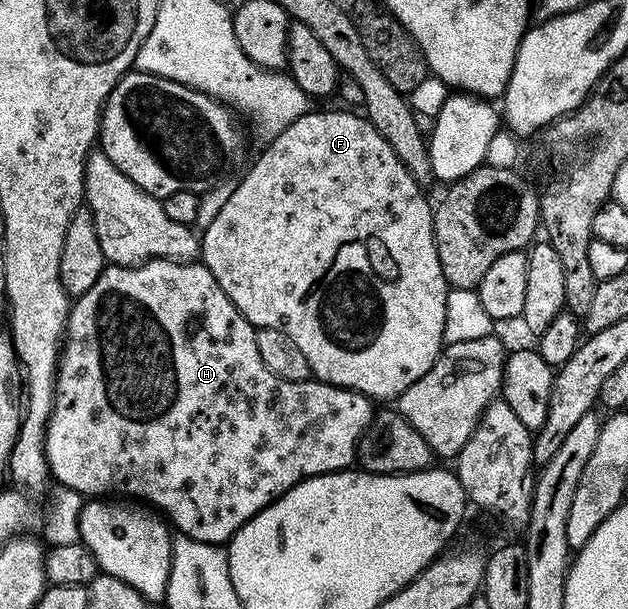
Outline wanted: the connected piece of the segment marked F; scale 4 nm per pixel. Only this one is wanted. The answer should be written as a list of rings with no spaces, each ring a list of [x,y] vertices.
[[[310,110],[295,122],[291,122],[291,126],[287,126],[287,130],[283,130],[278,136],[272,137],[266,143],[269,145],[258,154],[257,161],[249,168],[249,173],[238,184],[235,184],[231,198],[223,204],[223,210],[219,210],[219,214],[215,214],[215,222],[211,222],[211,226],[207,226],[200,233],[199,256],[211,270],[211,274],[215,274],[215,282],[219,282],[219,286],[223,286],[223,294],[227,294],[227,298],[231,298],[231,302],[253,323],[254,328],[283,330],[283,334],[287,334],[287,338],[291,338],[291,342],[295,342],[295,346],[299,346],[299,350],[303,350],[303,355],[307,357],[307,362],[311,366],[313,376],[316,379],[326,384],[335,384],[339,388],[350,388],[352,392],[362,392],[364,396],[377,402],[389,399],[389,401],[392,401],[394,398],[401,396],[403,390],[407,390],[407,386],[411,386],[411,382],[423,378],[423,374],[427,374],[427,370],[431,370],[431,366],[437,361],[437,357],[441,355],[441,349],[446,343],[444,324],[447,322],[447,302],[450,287],[443,278],[443,266],[439,262],[439,254],[435,246],[431,200],[429,204],[428,198],[421,193],[424,192],[422,185],[417,183],[417,179],[407,170],[407,166],[403,166],[403,162],[399,162],[399,158],[395,154],[395,150],[391,150],[387,138],[383,138],[383,134],[379,134],[379,130],[375,130],[375,126],[369,119],[361,114],[356,116],[357,112],[353,110],[343,111],[345,112],[316,112],[316,110]]]

